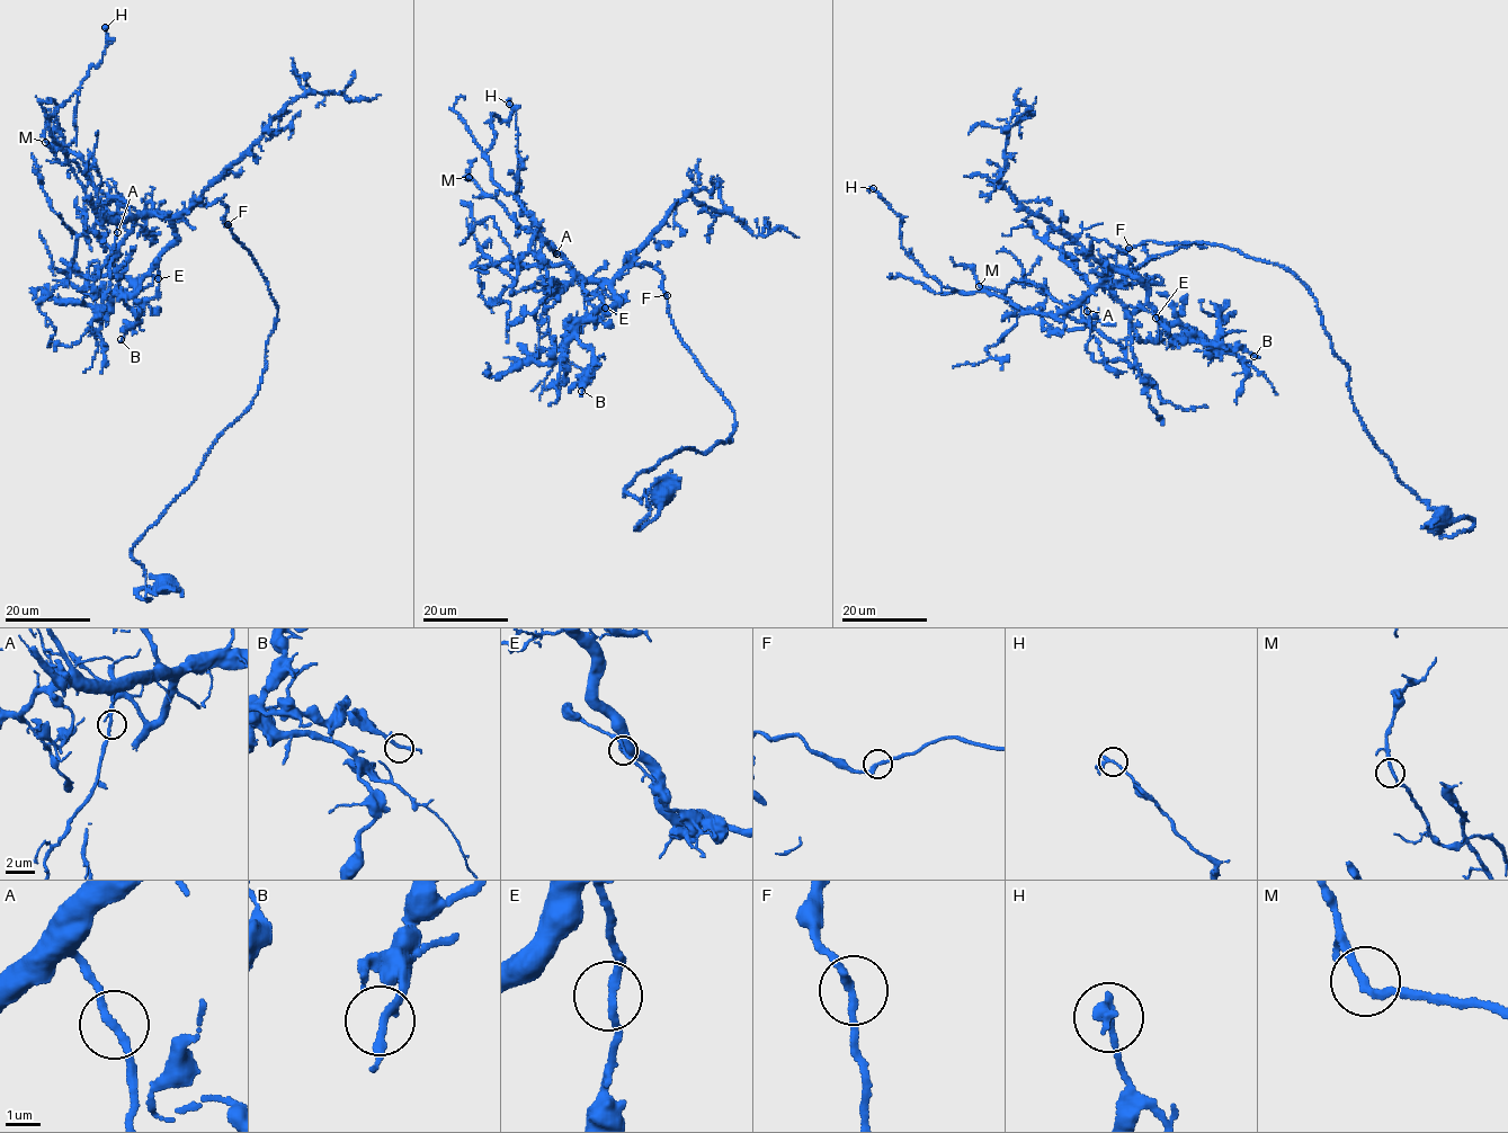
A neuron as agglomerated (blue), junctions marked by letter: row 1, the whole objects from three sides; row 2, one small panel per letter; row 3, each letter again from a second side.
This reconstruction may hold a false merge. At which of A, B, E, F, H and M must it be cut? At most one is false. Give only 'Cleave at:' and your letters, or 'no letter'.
Cleave at: no letter

